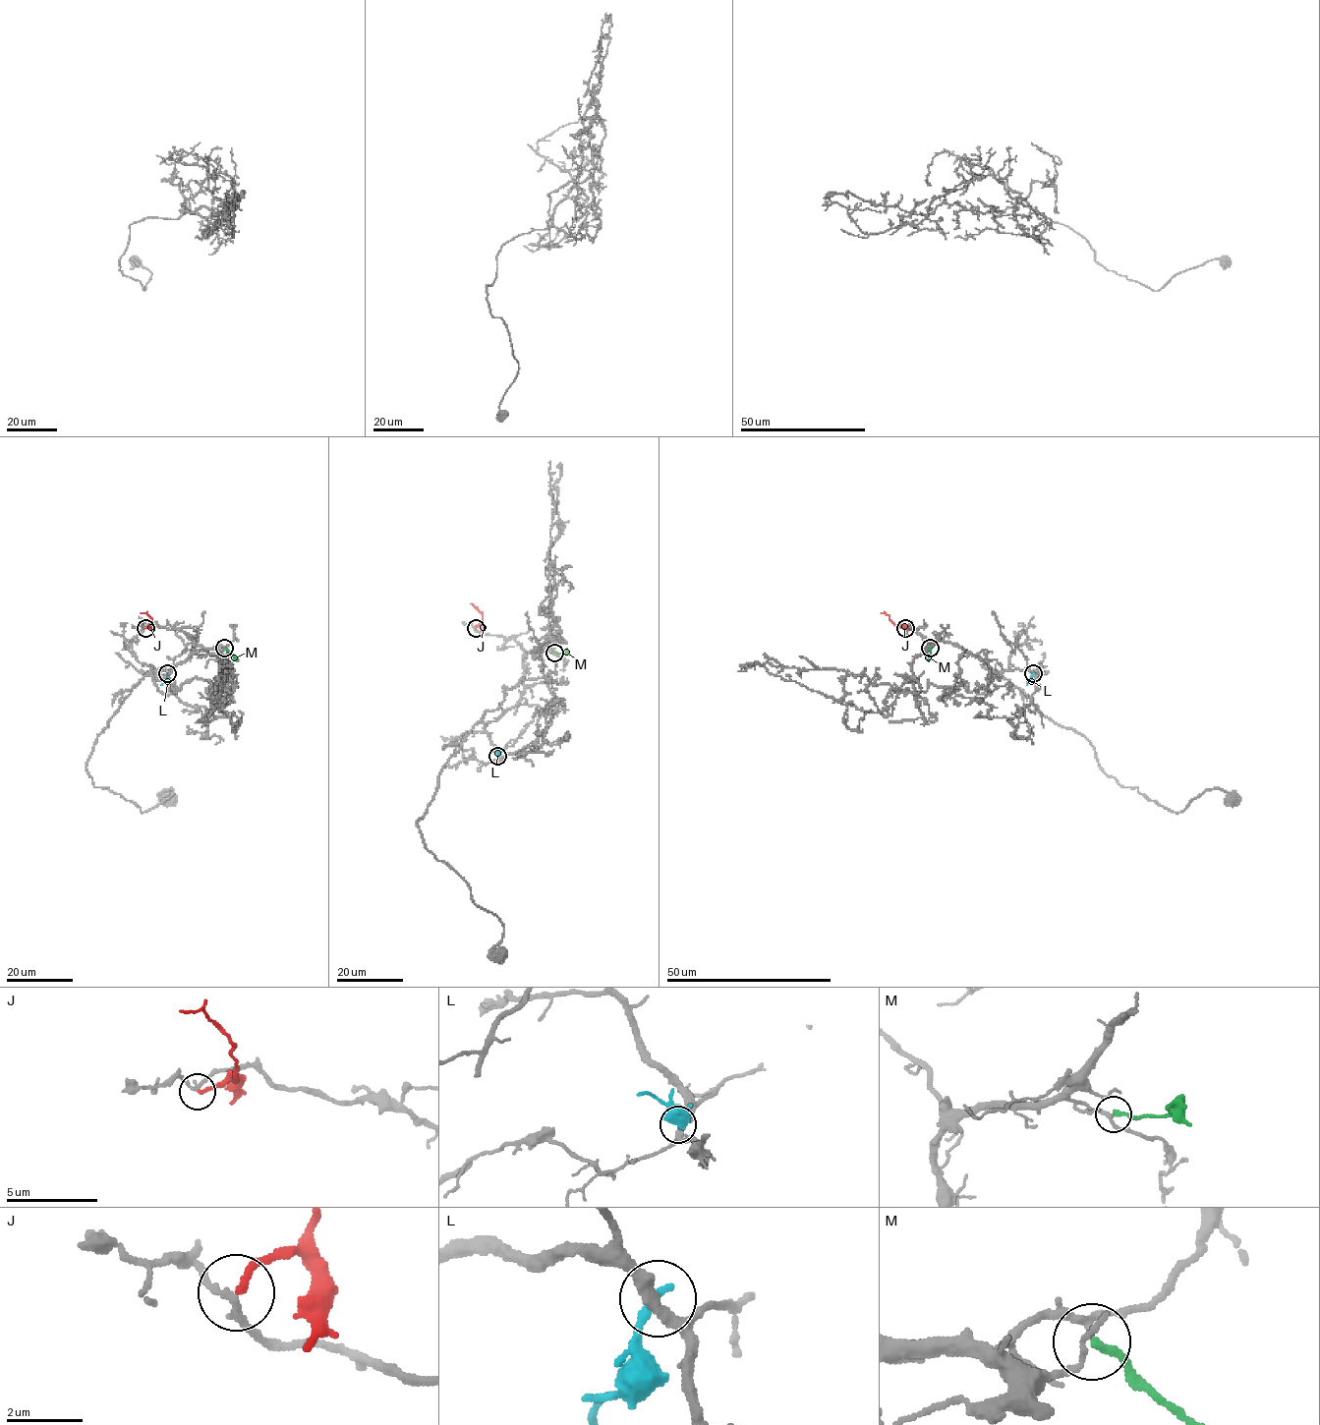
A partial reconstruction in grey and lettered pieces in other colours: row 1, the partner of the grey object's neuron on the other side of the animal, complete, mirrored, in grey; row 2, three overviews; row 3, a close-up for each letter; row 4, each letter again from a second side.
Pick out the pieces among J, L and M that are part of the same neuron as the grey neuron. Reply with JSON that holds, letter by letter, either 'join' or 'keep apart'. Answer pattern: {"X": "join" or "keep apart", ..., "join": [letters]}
{"J": "join", "L": "keep apart", "M": "keep apart", "join": ["J"]}

